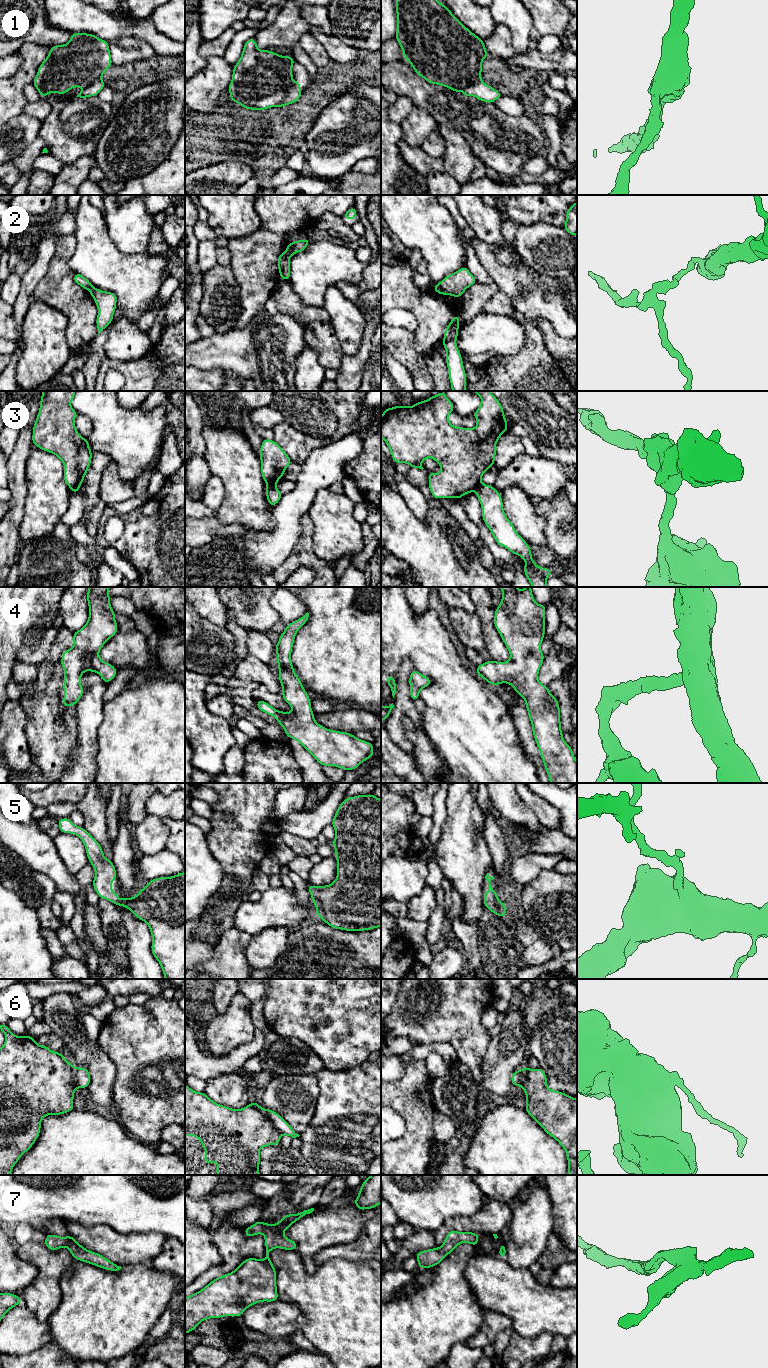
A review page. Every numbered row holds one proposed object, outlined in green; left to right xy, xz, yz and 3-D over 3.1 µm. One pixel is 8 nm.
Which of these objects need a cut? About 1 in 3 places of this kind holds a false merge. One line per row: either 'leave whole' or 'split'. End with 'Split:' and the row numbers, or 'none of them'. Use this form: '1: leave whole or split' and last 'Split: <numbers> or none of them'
1: split
2: split
3: split
4: leave whole
5: leave whole
6: split
7: leave whole
Split: 1, 2, 3, 6

